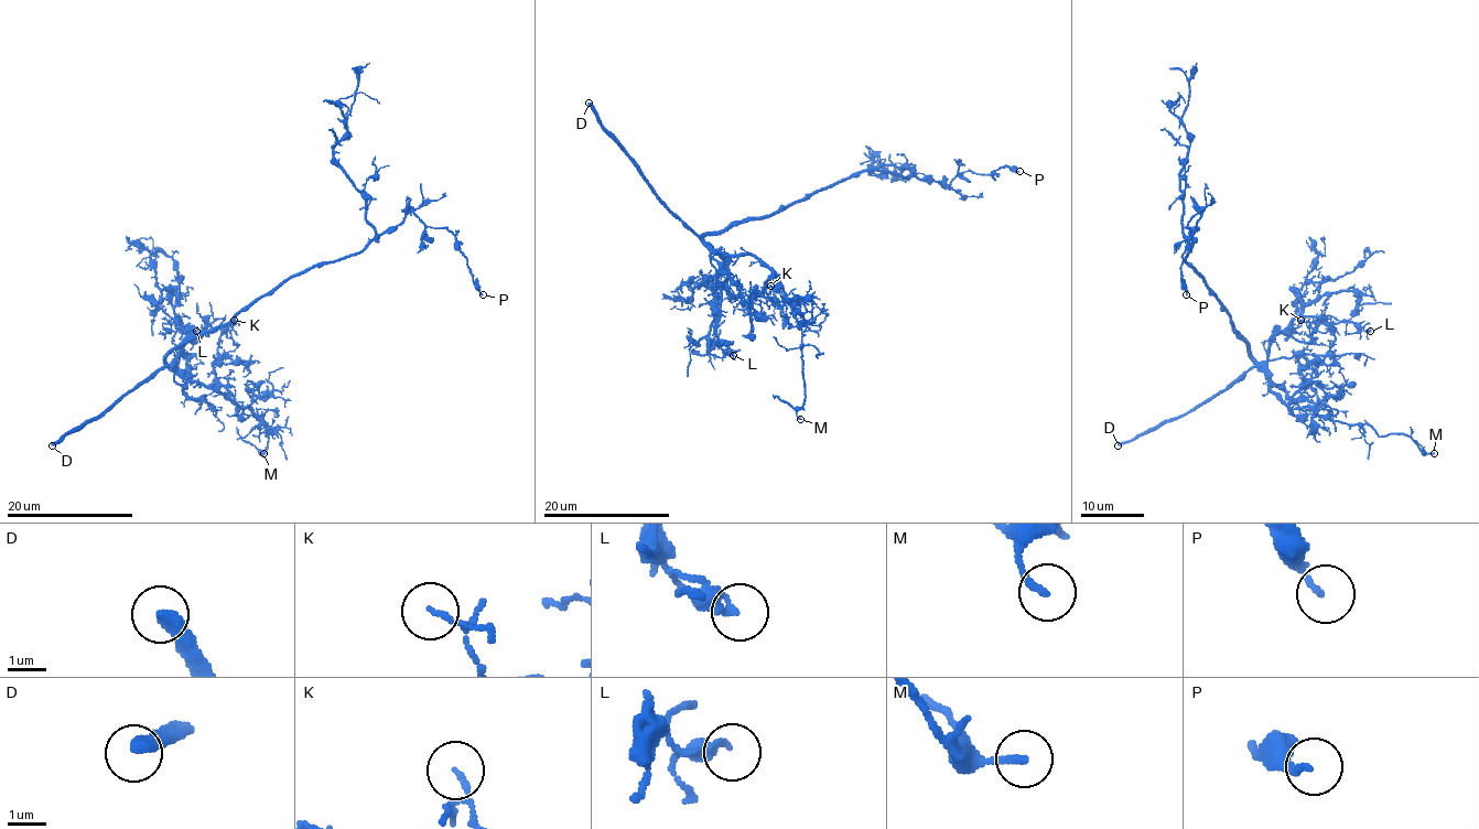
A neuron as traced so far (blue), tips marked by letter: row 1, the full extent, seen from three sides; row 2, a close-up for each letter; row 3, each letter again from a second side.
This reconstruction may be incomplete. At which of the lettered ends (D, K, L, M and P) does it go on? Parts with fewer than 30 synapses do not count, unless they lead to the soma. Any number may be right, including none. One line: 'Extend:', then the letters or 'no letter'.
Extend: D, M

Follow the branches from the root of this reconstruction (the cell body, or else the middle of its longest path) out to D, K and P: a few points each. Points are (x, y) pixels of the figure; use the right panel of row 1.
D: (1228, 313), (1232, 326), (1244, 338), (1254, 364), (1188, 413), (1161, 421), (1118, 445)
K: (1228, 313), (1265, 373), (1269, 388), (1286, 404), (1332, 353), (1301, 320)
P: (1228, 313), (1185, 261), (1199, 212), (1186, 226), (1189, 239), (1181, 257), (1181, 287), (1186, 294)

